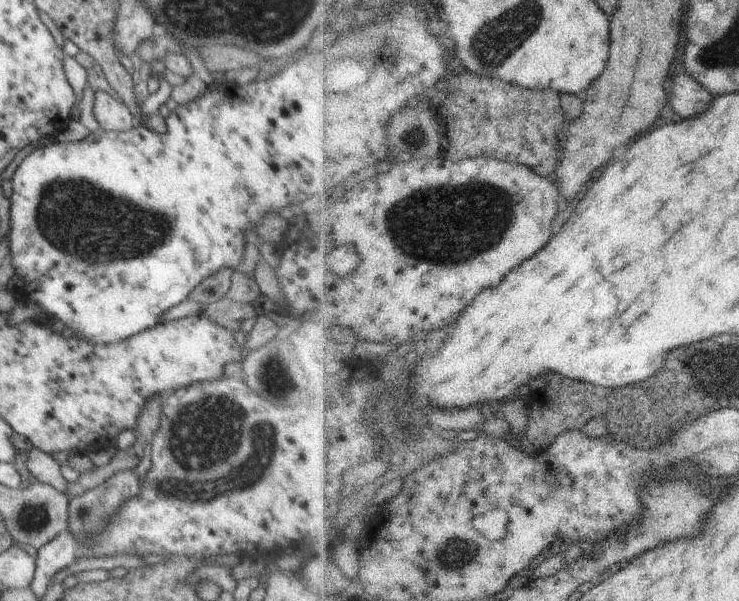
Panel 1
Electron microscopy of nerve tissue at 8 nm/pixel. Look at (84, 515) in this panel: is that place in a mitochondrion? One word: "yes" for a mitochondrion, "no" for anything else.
yes

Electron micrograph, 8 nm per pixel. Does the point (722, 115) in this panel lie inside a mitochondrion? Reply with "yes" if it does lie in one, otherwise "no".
no

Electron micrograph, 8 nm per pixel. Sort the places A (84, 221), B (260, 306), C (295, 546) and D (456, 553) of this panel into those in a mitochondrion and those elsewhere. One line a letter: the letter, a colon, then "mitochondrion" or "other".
A: mitochondrion
B: other
C: other
D: mitochondrion

